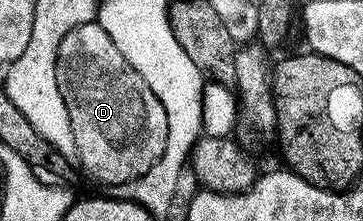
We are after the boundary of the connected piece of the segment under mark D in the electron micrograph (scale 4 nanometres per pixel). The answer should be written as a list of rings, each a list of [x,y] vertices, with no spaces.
[[[97,20],[76,26],[67,32],[67,36],[63,36],[63,44],[59,44],[57,53],[55,76],[59,96],[63,96],[63,104],[67,104],[67,116],[71,116],[71,132],[75,132],[76,161],[80,169],[85,169],[95,181],[102,182],[105,188],[133,181],[149,172],[151,166],[163,156],[167,147],[167,112],[159,97],[124,59],[123,53],[119,52]]]

